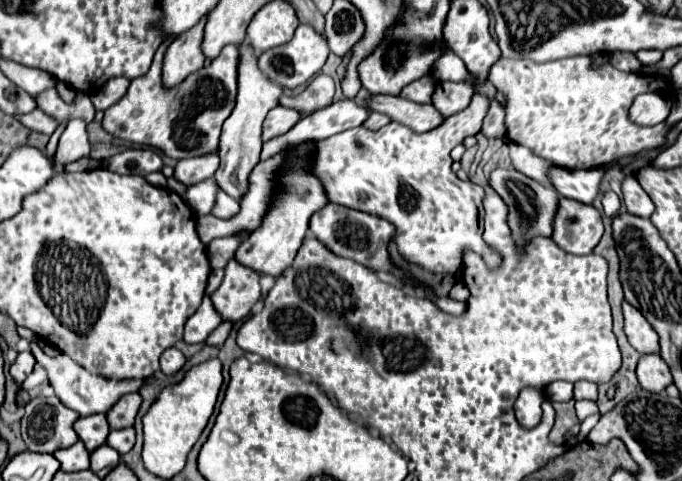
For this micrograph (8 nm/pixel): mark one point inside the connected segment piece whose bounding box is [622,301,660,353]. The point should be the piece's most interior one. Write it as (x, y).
(642, 337)

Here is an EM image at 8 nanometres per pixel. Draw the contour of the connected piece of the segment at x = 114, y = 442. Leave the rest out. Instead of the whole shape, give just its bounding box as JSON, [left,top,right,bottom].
[108,429,134,455]

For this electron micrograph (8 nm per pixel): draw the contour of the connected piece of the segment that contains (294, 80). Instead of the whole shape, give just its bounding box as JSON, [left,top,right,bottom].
[260,25,330,89]

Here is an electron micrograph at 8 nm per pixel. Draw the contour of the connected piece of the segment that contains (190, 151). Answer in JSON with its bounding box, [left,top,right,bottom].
[102,37,238,159]

